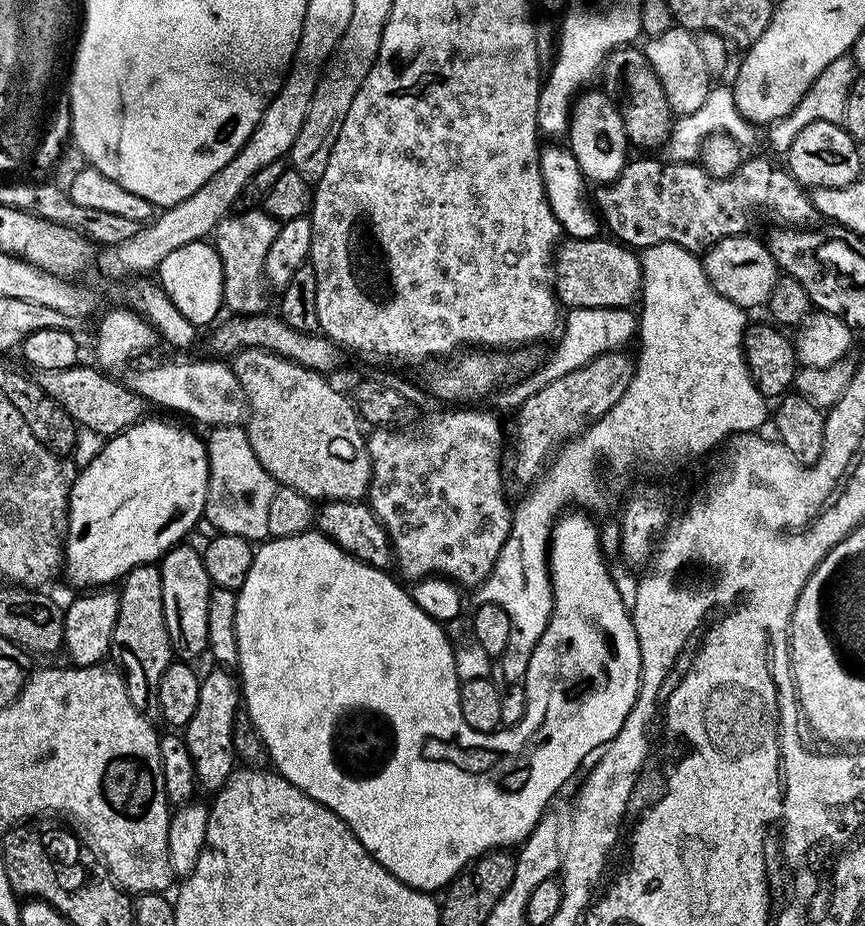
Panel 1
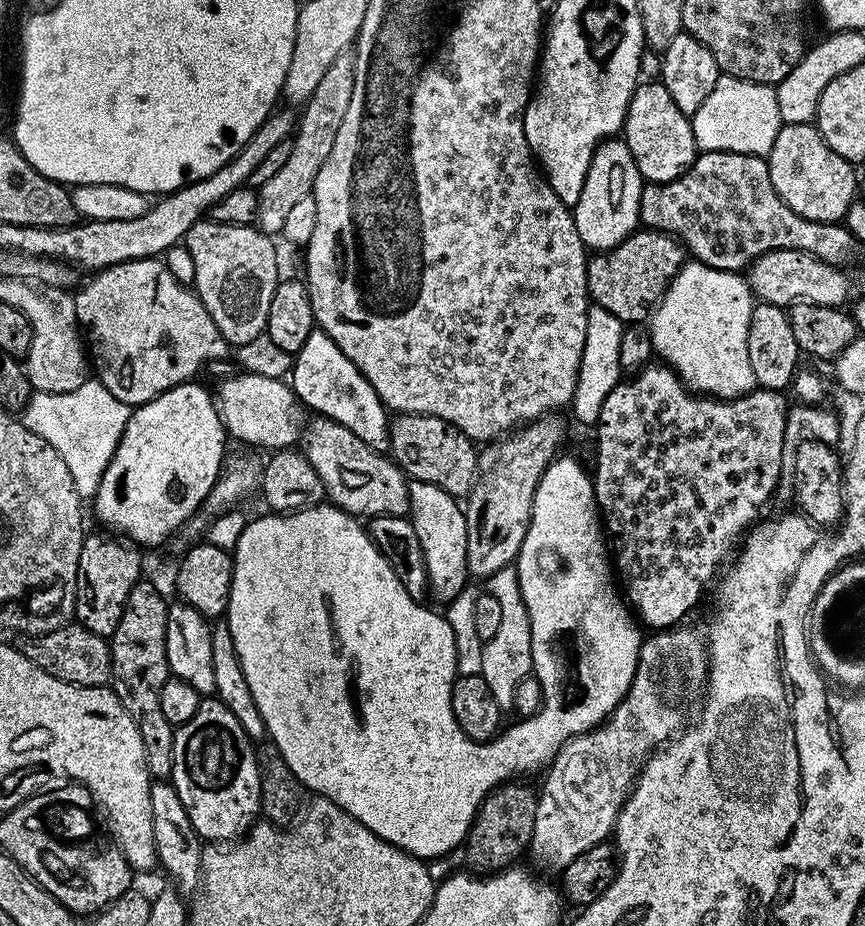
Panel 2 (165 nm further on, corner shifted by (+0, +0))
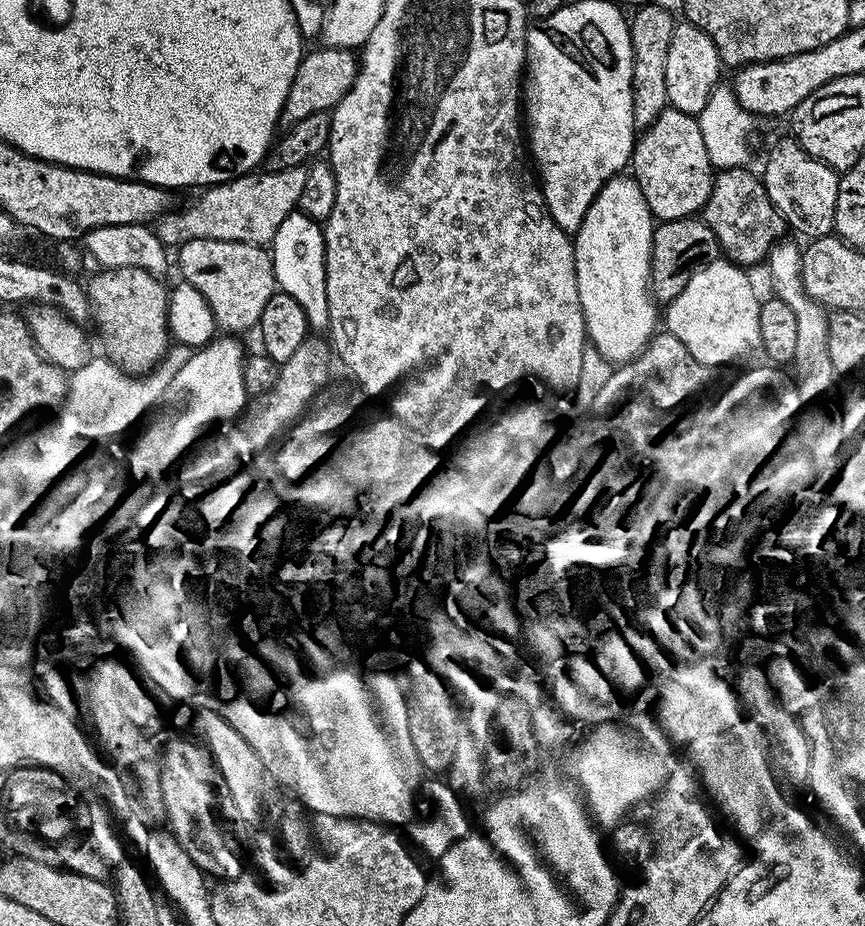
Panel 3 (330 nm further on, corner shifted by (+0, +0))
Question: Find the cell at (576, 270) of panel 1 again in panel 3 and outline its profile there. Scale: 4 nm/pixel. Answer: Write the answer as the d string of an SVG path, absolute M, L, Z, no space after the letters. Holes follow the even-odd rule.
M702 218L665 220L655 225L652 233L652 282L653 297L660 302L671 302L686 290L686 282L704 265L721 259L722 253L714 230Z

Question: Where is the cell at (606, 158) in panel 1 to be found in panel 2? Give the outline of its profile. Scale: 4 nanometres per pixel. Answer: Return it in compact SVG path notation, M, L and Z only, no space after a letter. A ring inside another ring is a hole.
M623 138L603 140L597 146L586 174L586 182L582 186L582 194L572 208L572 217L585 249L596 254L607 253L608 249L618 246L637 231L640 224L640 199L645 183Z

